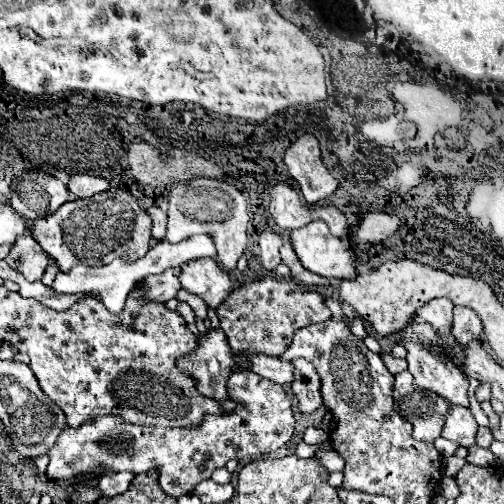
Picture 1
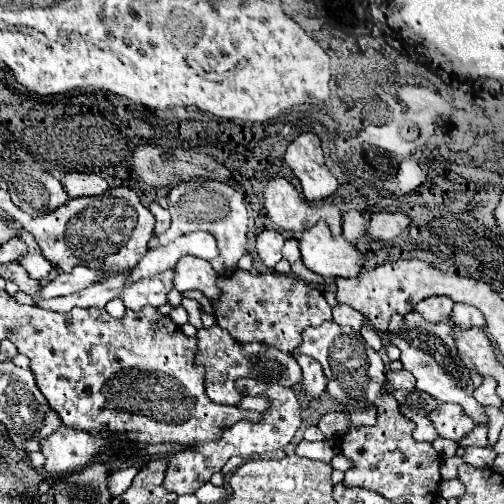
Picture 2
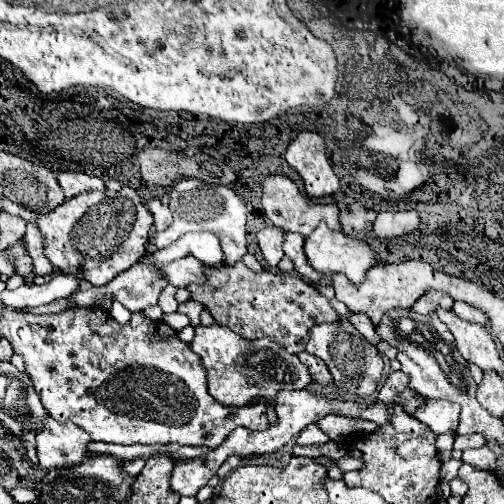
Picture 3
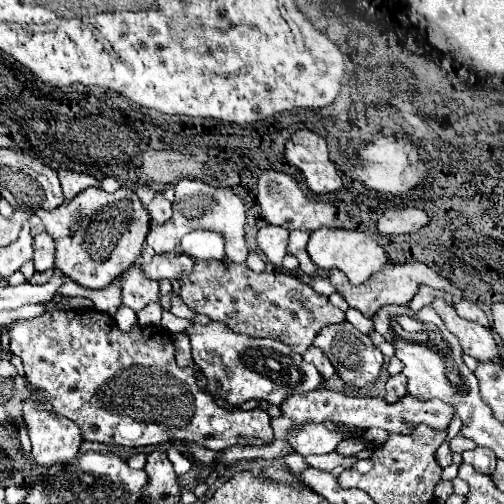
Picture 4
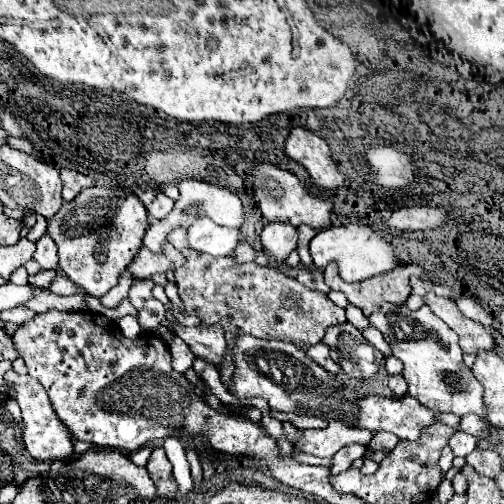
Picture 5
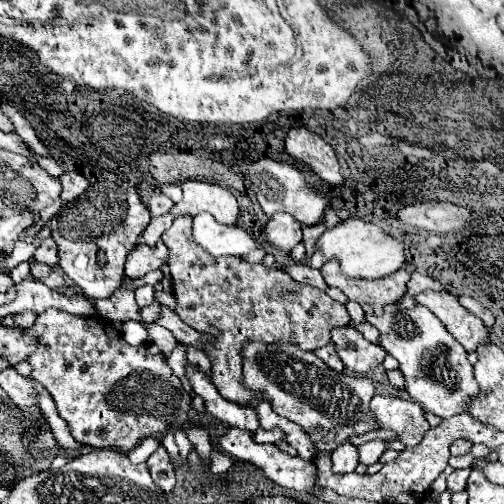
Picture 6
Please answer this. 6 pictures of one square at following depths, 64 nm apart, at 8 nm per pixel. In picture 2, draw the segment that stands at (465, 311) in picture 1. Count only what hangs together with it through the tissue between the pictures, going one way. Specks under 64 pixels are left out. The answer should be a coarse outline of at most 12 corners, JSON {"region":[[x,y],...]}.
{"region":[[454,304],[452,322],[460,330],[484,328],[480,310],[468,304]]}

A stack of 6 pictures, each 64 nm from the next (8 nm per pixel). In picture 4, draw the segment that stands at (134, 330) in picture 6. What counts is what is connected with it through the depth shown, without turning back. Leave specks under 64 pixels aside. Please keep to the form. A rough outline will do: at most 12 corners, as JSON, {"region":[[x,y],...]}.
{"region":[[118,306],[116,324],[130,330],[136,314],[126,306]]}

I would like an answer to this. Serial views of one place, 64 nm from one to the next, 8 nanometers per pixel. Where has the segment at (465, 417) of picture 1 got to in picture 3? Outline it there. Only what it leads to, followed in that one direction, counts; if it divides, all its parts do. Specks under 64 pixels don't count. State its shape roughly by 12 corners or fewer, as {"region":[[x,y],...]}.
{"region":[[428,400],[414,414],[434,434],[458,430],[460,406]]}

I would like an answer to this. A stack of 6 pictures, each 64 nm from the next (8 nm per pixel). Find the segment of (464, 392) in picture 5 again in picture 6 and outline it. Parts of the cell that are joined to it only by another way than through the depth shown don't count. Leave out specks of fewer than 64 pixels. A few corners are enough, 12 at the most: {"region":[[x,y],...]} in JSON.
{"region":[[424,306],[366,316],[406,392],[450,418],[478,396],[466,350]]}

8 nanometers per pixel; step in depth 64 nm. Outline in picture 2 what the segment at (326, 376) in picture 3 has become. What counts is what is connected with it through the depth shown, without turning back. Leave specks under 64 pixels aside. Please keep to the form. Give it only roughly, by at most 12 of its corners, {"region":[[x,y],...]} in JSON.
{"region":[[298,356],[302,392],[314,402],[326,390],[316,360]]}

